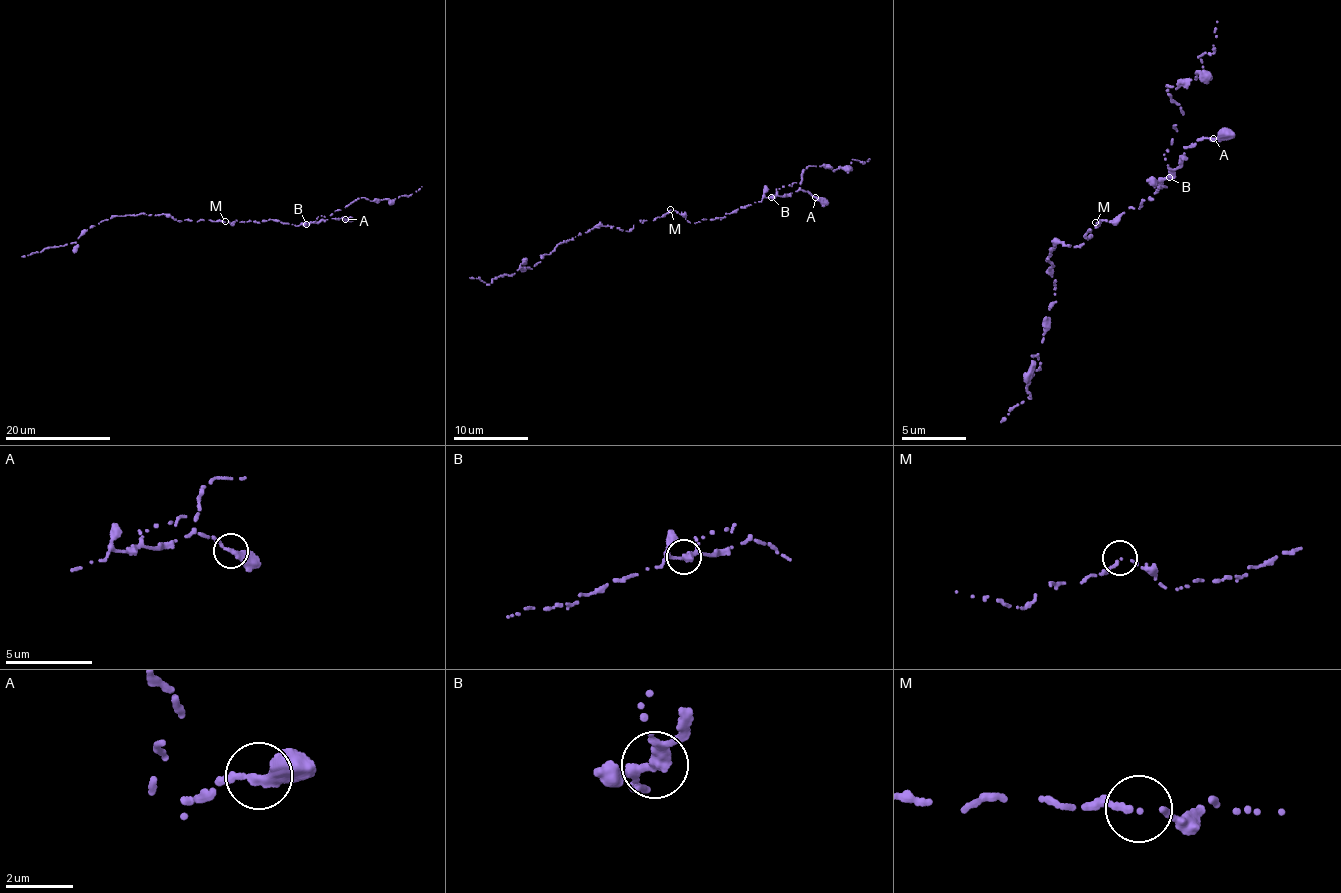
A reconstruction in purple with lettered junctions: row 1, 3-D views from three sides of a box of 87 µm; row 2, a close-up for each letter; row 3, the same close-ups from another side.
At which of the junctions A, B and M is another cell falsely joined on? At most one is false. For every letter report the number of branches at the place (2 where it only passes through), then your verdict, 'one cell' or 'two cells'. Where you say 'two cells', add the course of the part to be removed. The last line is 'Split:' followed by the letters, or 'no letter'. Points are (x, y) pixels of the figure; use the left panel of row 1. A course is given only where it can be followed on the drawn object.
A: 2 branches meet; one cell
B: 2 branches meet; two cells; foreign part runs (307, 224), (318, 216), (330, 215), (363, 197), (379, 201), (391, 200), (410, 195), (422, 187)
M: 2 branches meet; one cell
Split: B

